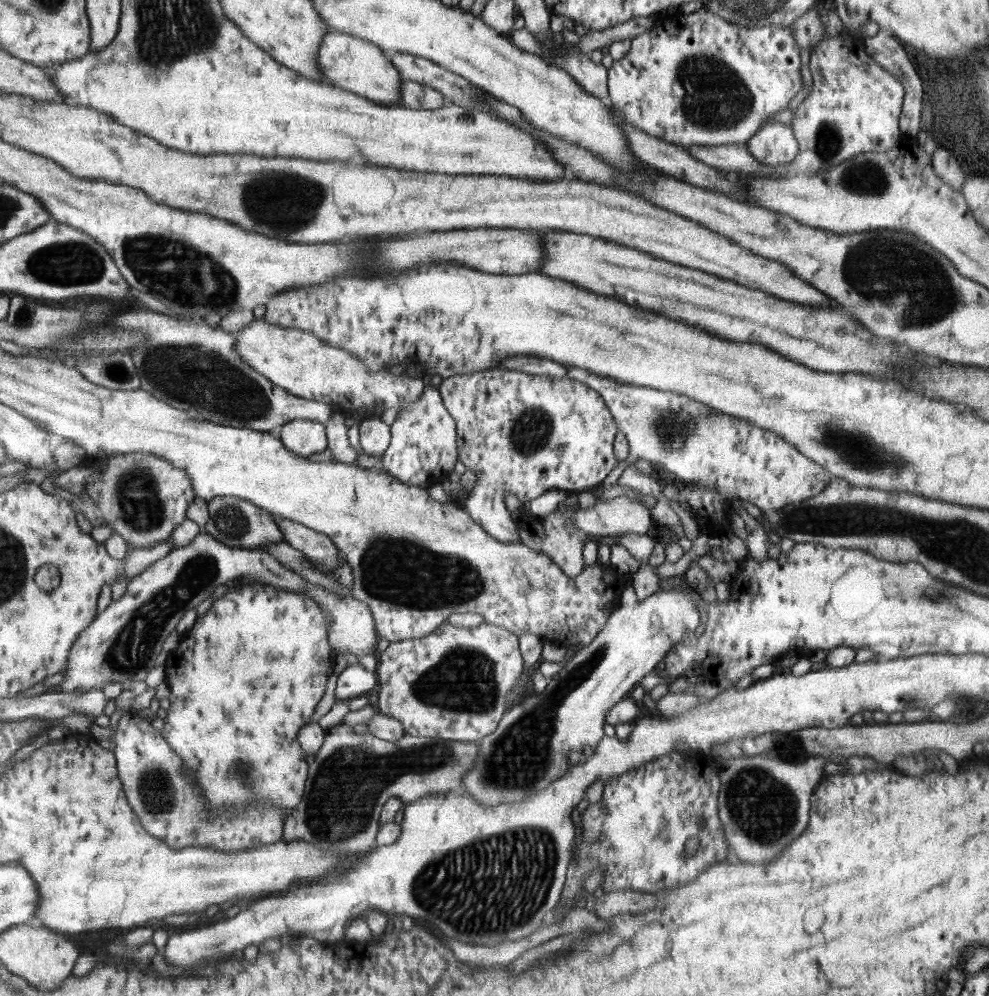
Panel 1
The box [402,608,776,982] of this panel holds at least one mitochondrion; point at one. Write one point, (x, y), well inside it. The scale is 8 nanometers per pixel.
(466, 886)

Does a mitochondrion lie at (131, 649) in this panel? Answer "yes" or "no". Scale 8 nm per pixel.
yes

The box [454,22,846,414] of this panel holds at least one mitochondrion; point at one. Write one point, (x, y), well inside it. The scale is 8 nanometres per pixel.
(713, 96)

